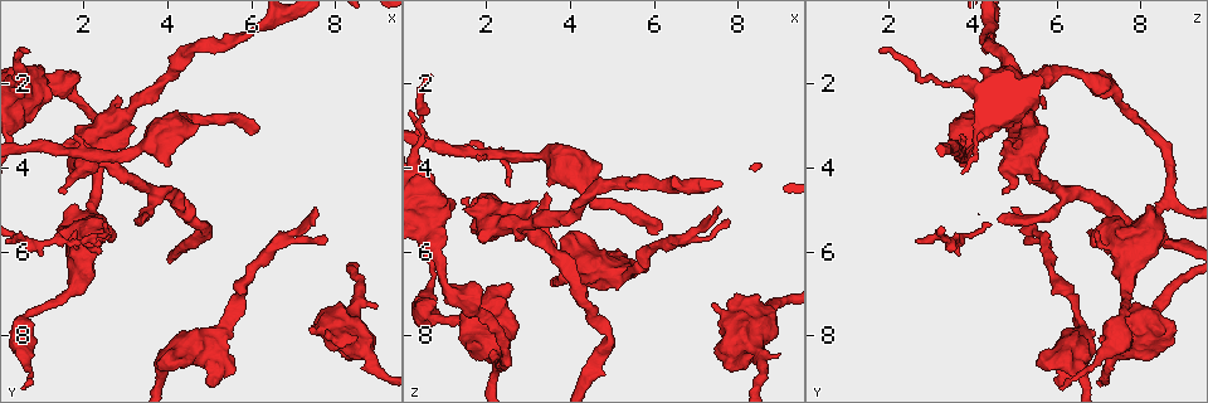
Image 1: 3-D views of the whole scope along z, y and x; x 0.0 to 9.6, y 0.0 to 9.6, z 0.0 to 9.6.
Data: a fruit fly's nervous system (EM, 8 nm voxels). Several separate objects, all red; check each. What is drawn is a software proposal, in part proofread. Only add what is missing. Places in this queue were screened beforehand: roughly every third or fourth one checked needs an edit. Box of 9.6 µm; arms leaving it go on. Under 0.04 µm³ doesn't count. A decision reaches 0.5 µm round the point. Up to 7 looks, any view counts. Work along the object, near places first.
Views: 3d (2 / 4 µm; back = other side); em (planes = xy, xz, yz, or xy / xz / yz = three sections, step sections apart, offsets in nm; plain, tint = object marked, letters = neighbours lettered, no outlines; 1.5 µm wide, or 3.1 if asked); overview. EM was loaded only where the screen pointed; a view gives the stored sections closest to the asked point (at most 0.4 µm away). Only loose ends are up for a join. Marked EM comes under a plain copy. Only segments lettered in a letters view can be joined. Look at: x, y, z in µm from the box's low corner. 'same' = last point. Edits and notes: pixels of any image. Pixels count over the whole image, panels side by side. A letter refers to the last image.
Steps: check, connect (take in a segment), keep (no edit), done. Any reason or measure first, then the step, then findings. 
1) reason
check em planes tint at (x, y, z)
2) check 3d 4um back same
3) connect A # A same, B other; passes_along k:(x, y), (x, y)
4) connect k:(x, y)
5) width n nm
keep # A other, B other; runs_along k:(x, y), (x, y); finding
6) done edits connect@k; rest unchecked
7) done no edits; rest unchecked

free end
check 3d 4um at (3.50, 5.30, 4.55)

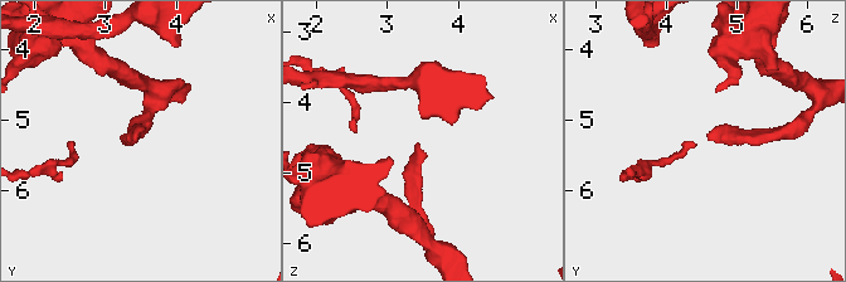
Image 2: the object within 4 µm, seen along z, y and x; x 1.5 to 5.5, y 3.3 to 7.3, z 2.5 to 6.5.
check em planes letters at (3.45, 5.30, 4.60)

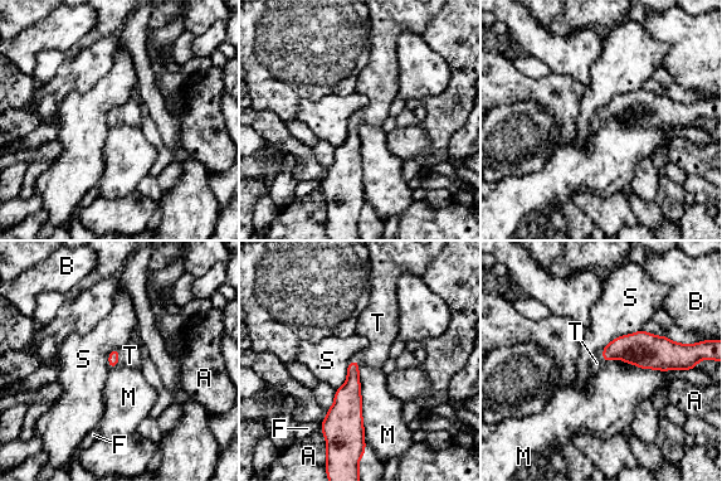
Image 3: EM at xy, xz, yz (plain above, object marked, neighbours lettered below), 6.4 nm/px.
connect T # A other, B other, F other, M other, S other, T same; passes_along 3:(113, 356), (118, 358), (130, 355); the neuron continues

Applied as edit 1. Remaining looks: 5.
check 3d 2um at (0.65, 1.15, 1.70)

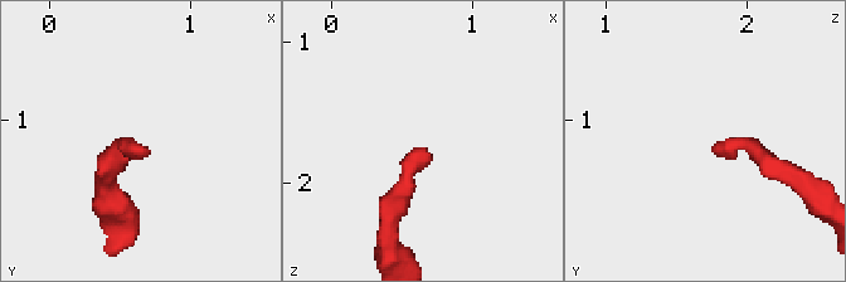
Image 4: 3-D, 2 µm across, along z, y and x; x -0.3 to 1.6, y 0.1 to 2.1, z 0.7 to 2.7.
need the tissue
check em xy step 8 letters at (0.64, 1.18, 1.74)

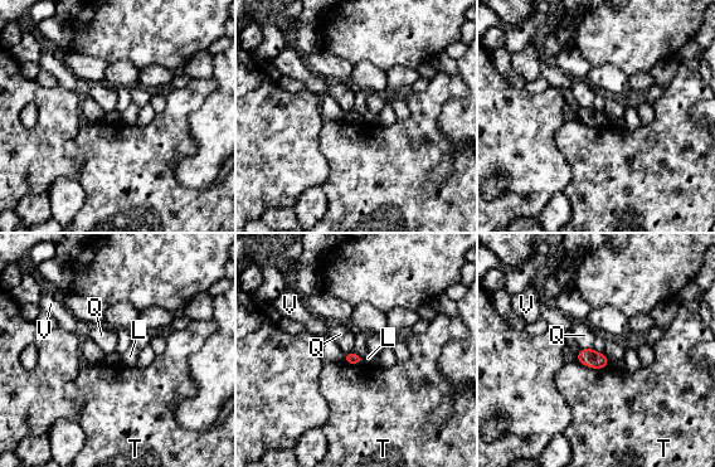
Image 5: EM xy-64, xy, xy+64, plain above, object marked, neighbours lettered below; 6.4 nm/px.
keep # L other, Q other, T other, V other; border 5:(580, 348), (592, 349); no lettered segment goes on from it

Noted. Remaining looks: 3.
an open end
check em xy step 8 letters at (7.50, 4.90, 4.95)

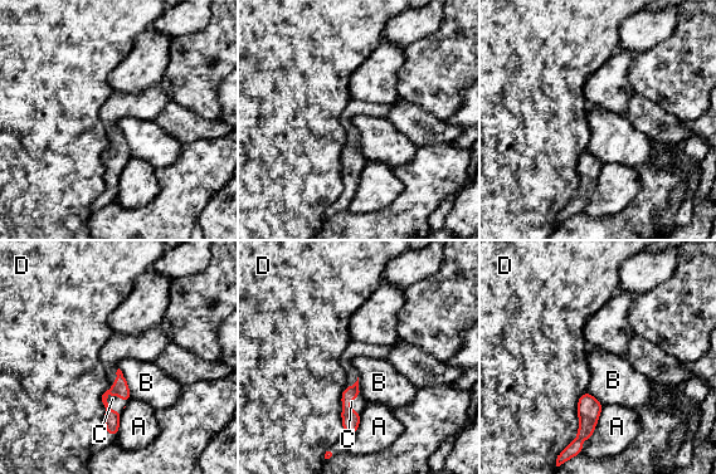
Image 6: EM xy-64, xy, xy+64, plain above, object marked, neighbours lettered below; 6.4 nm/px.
connect C # A other, B other, C same, D other; passes_along 6:(111, 418), (117, 395), (115, 402); it goes on there

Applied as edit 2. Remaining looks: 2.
done edits connect@3, connect@6; rest unchecked

